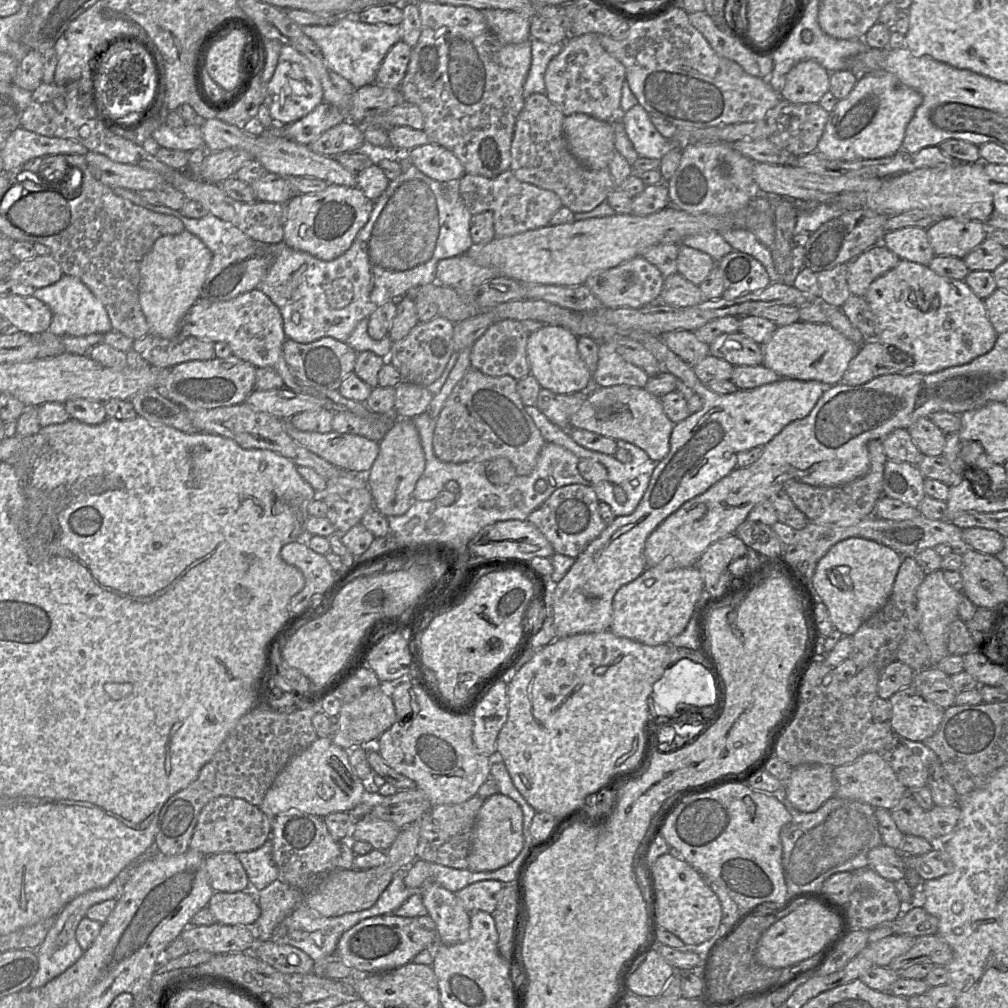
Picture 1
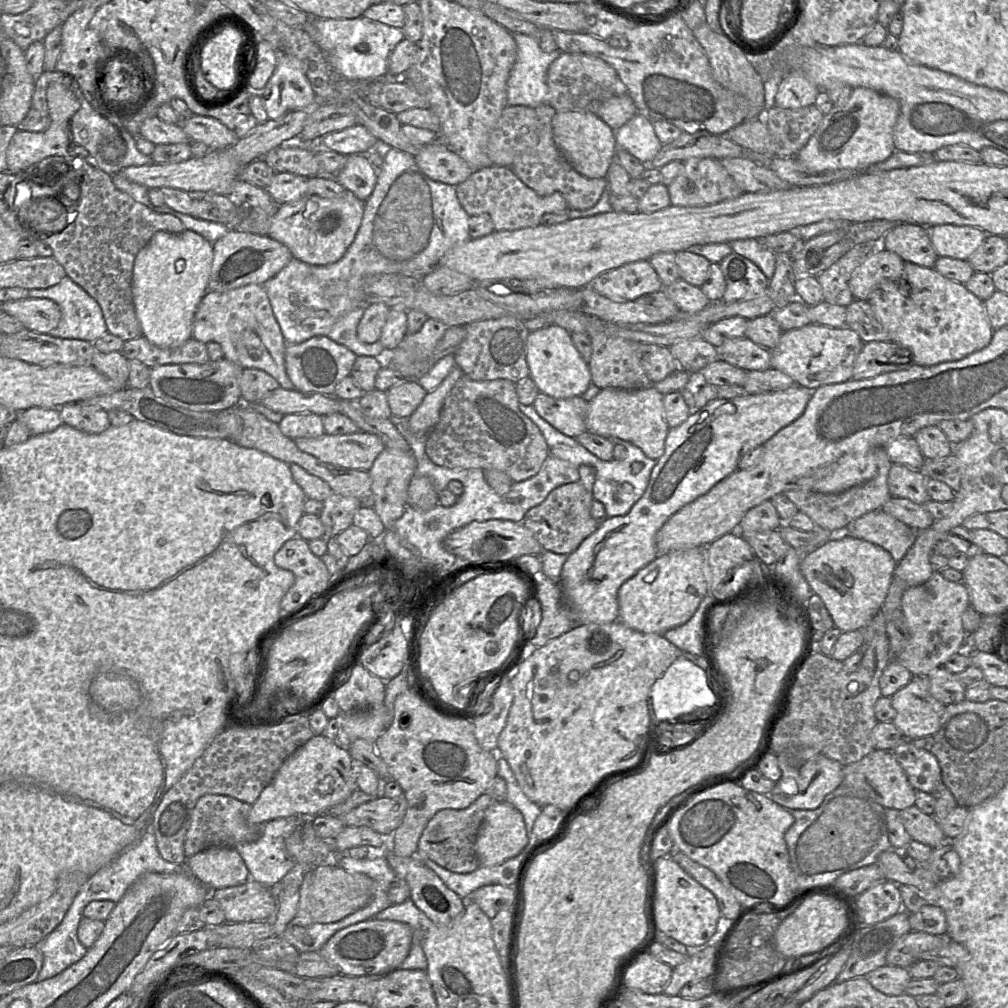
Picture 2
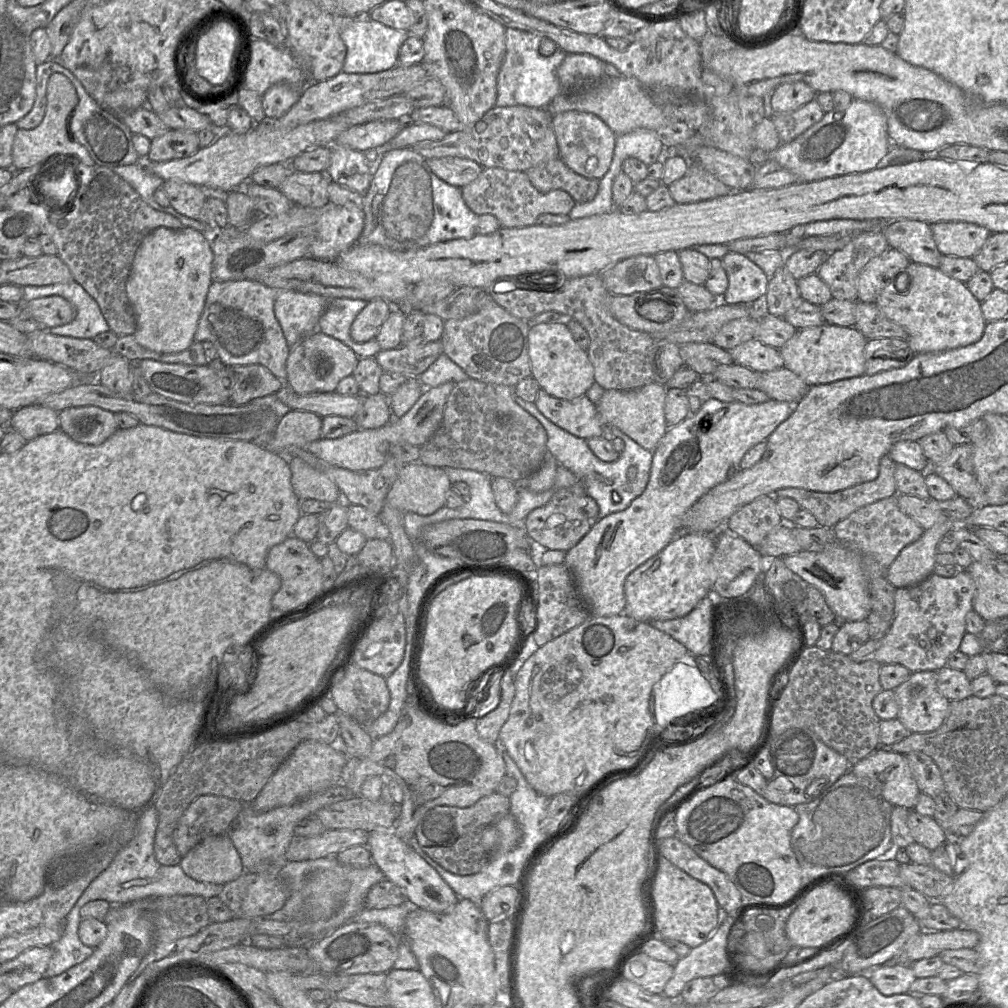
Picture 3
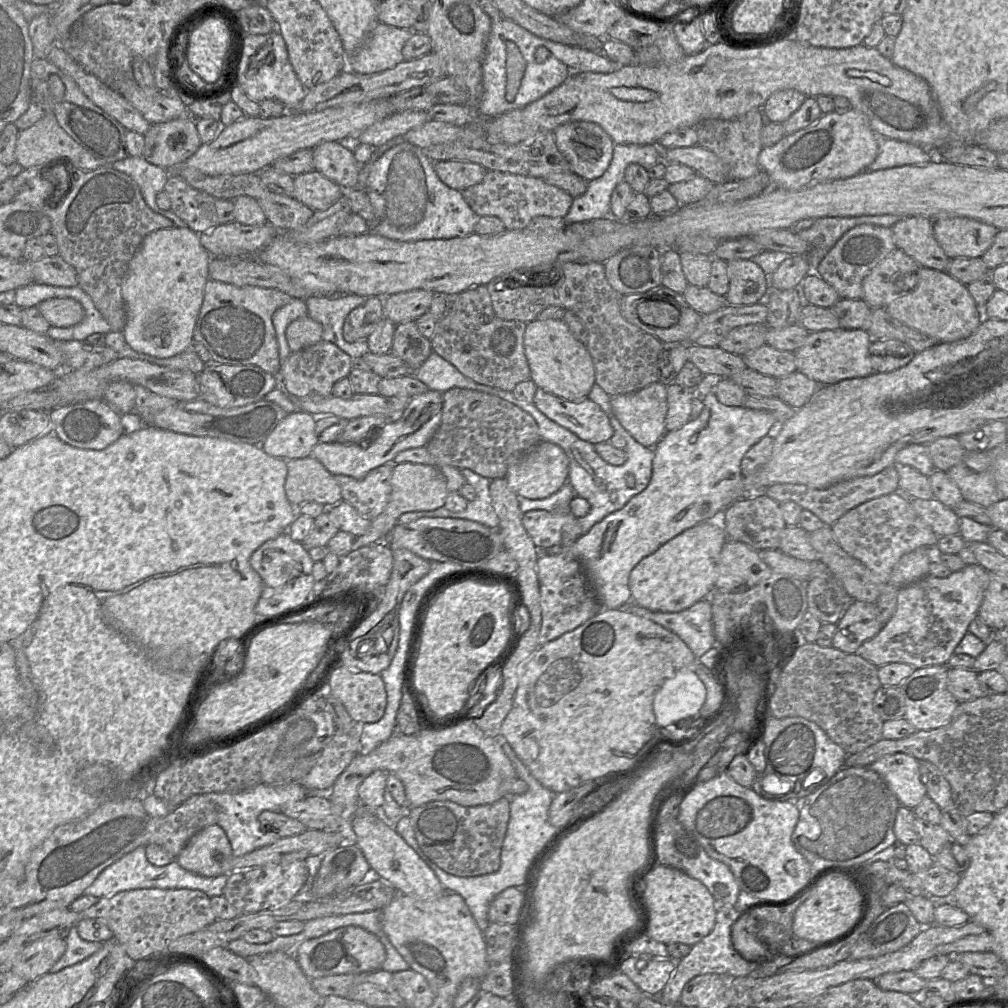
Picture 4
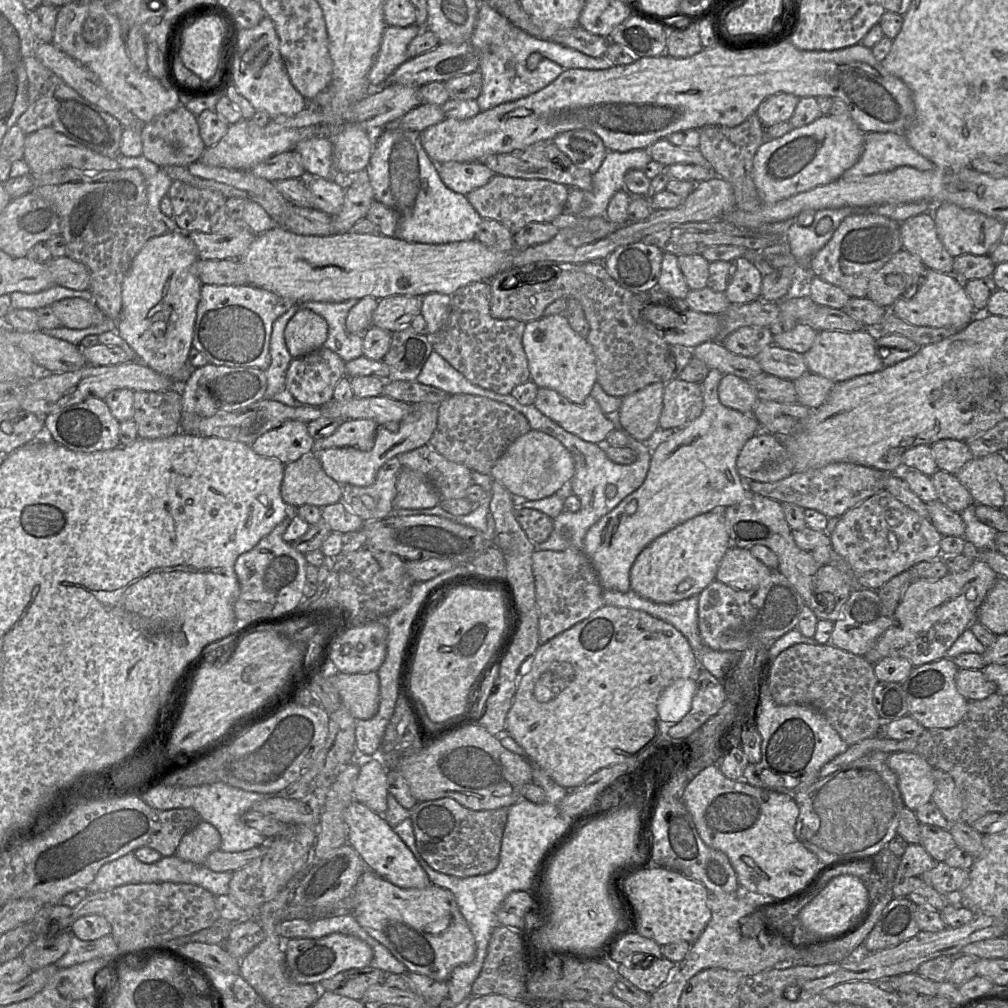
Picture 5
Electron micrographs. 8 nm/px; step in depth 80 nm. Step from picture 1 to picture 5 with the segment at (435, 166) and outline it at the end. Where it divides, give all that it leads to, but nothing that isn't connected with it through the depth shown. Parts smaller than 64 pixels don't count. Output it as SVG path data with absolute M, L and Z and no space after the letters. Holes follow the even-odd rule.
M450 162L438 165L441 181L452 191L467 195L484 186L495 175L481 162Z

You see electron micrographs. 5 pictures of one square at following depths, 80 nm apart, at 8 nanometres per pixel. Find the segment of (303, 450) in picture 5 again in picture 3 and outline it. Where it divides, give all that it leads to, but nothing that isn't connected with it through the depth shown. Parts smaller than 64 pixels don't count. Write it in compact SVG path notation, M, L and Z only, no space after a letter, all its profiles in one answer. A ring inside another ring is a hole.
M290 410L279 419L270 439L271 451L282 451L286 449L303 449L308 443L320 439L321 417L318 415L300 410Z

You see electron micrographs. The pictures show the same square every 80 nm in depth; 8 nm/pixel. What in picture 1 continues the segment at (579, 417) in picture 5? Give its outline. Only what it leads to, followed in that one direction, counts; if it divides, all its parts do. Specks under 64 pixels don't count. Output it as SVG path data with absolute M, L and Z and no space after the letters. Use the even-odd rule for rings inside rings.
M541 388L535 407L554 425L569 430L570 418L581 407L585 400L581 392L572 394L555 394Z

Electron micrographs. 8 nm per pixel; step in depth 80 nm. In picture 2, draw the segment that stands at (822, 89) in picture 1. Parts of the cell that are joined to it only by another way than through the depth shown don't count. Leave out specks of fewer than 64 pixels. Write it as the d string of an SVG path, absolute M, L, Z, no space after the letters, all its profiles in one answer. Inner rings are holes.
M787 73L775 96L775 106L799 109L815 103L820 89L801 73Z

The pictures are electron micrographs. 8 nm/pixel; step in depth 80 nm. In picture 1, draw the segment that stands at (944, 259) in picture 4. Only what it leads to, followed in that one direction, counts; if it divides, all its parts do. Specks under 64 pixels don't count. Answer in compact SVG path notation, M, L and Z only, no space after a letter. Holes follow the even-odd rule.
M905 227L886 232L881 244L895 253L901 260L926 266L935 256L927 231L921 227Z

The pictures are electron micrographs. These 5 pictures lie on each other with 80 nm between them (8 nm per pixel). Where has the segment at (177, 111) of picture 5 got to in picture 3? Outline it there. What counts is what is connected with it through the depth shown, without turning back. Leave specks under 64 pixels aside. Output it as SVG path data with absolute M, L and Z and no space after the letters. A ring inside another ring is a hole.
M169 129L164 135L151 140L146 163L158 163L187 158L199 149L197 133L192 130Z

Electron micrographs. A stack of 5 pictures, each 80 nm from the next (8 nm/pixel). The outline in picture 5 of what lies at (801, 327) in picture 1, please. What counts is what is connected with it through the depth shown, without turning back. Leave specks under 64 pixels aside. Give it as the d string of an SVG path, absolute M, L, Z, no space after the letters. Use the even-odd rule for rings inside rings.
M870 329L856 332L819 331L810 350L804 353L808 371L838 383L882 370L884 365L877 354L876 335Z

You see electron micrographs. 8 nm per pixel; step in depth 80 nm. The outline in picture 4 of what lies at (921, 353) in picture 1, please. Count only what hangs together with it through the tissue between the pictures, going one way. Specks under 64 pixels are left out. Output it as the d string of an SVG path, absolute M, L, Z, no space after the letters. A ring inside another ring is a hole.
M919 267L916 285L906 295L893 298L885 310L904 325L935 339L938 343L951 343L971 336L981 324L982 309L975 303L965 284L946 271Z

